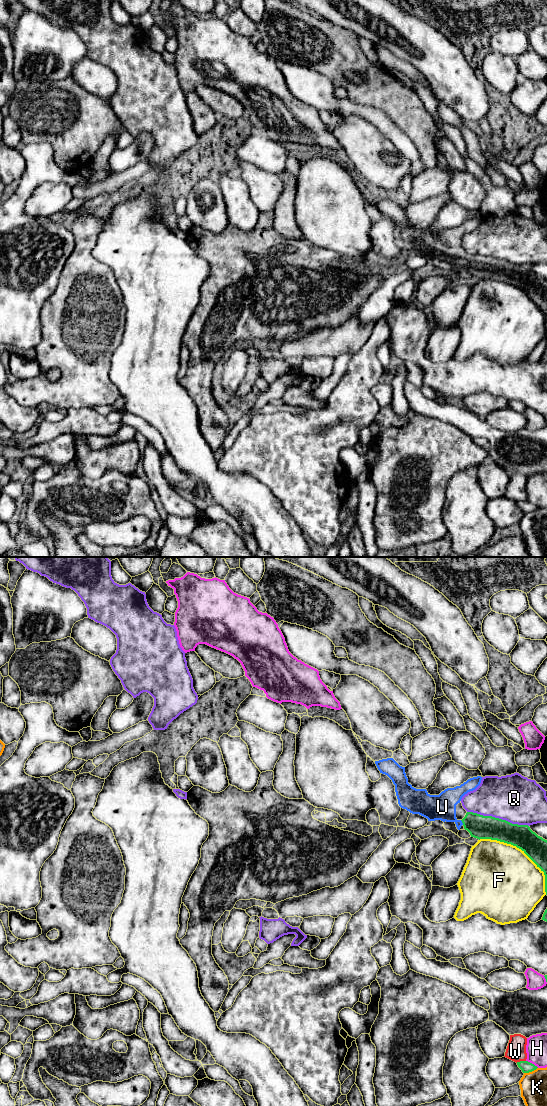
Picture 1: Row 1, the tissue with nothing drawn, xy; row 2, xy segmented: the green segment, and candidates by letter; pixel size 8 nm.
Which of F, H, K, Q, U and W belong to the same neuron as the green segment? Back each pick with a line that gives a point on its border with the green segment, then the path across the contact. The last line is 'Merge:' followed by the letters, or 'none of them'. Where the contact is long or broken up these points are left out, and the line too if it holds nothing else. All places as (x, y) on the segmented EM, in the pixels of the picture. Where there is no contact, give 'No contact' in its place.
U: Touches green at xy (462, 822). Path across: xy (481, 827), (472, 822), (462, 822), (457, 822), (442, 807)
Merge: U

